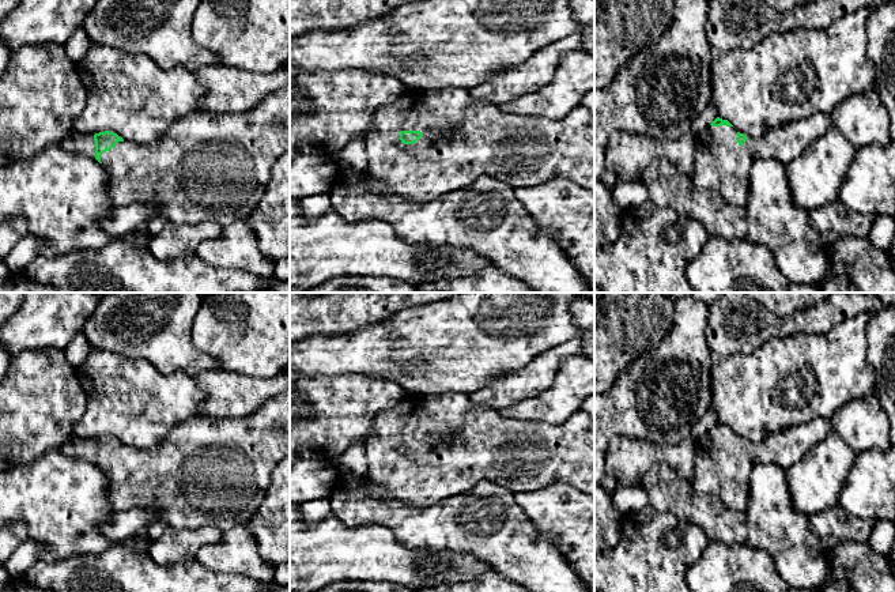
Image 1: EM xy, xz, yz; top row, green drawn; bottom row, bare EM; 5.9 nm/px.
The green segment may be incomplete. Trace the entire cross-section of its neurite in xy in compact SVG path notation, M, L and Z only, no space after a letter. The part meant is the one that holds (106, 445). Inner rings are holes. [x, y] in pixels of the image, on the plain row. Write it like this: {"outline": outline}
{"outline": "M290 389L280 397L268 400L253 414L241 418L186 419L175 425L152 448L126 446L117 438L105 435L95 440L73 437L60 450L67 457L95 463L103 470L109 478L106 497L116 512L148 508L156 513L158 521L165 527L196 529L212 525L224 533L253 519L271 484L273 468L284 457L290 457Z"}

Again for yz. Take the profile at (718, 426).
{"outline": "M817 416L807 423L796 425L767 435L760 442L748 444L737 437L728 425L717 422L696 441L692 487L696 494L717 495L728 509L744 512L749 501L749 475L758 464L775 464L785 471L797 464L816 442L832 431L830 419Z"}

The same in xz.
{"outline": "M407 393L393 408L375 416L365 449L369 460L366 479L382 487L386 499L415 508L427 508L443 498L467 493L483 480L499 483L513 494L533 493L552 482L566 482L594 497L594 421L582 410L560 425L550 425L502 416L498 411L472 403L468 393Z"}

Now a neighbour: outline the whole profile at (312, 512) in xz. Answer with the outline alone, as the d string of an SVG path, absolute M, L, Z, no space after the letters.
M329 498L310 499L299 505L299 514L306 525L314 525L331 513Z

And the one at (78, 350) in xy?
M80 332L76 336L73 336L72 340L67 344L67 347L64 348L64 354L69 363L73 367L79 369L86 363L92 348L94 347L91 346L91 343Z

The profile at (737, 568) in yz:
M711 543L686 573L690 592L789 592L774 559L745 543Z

